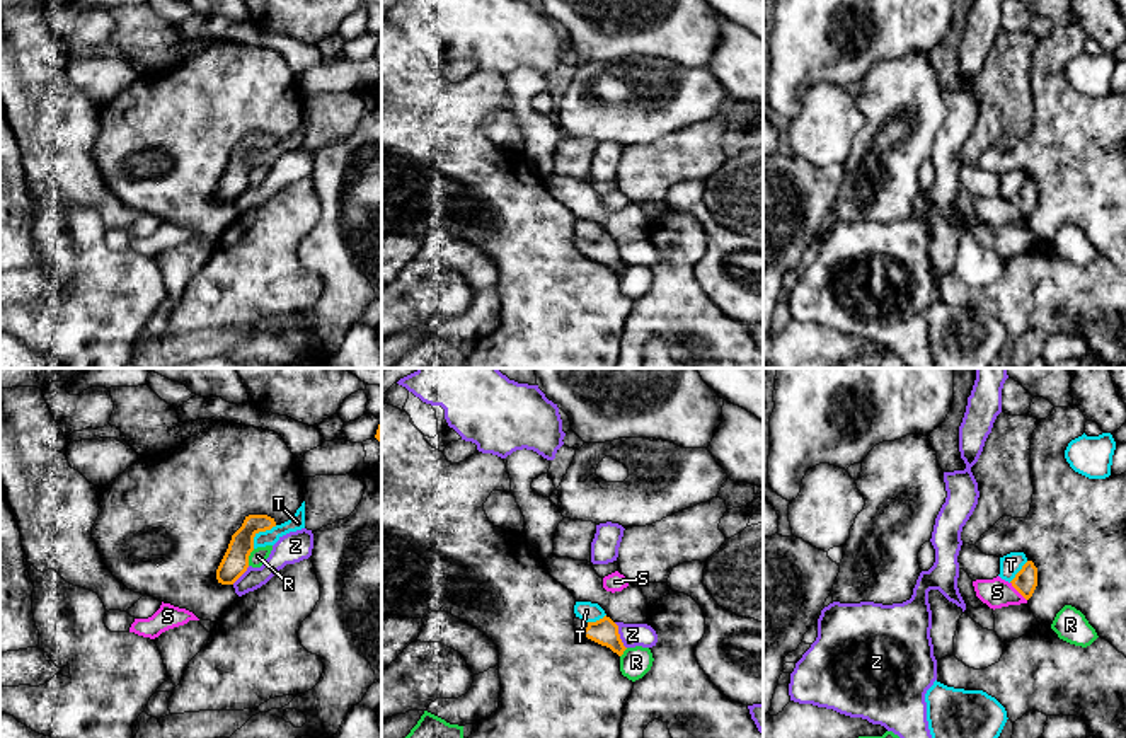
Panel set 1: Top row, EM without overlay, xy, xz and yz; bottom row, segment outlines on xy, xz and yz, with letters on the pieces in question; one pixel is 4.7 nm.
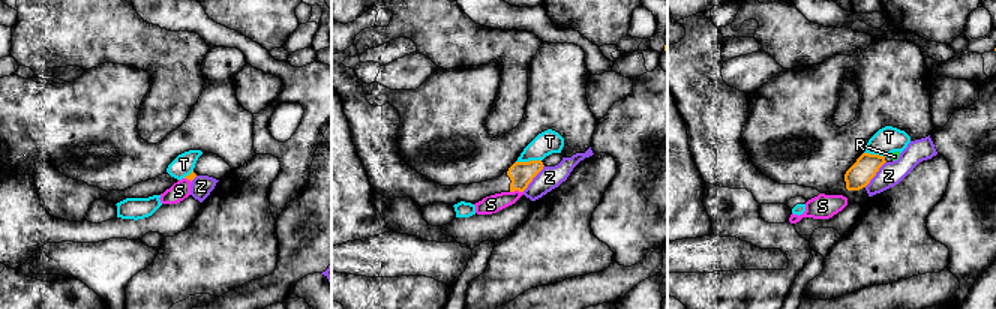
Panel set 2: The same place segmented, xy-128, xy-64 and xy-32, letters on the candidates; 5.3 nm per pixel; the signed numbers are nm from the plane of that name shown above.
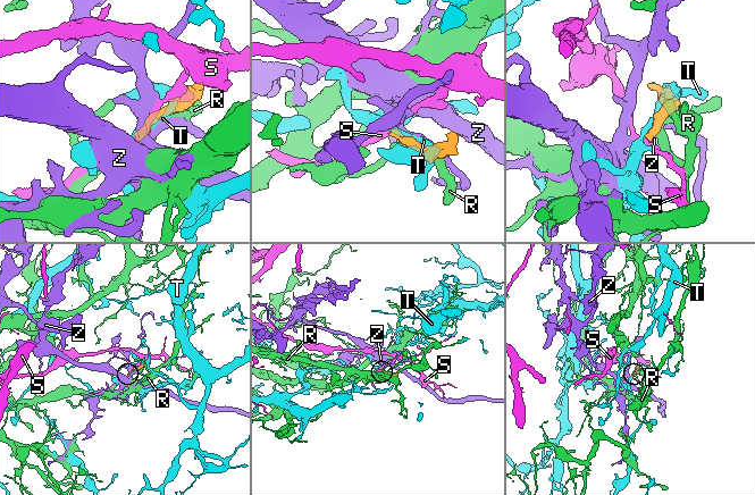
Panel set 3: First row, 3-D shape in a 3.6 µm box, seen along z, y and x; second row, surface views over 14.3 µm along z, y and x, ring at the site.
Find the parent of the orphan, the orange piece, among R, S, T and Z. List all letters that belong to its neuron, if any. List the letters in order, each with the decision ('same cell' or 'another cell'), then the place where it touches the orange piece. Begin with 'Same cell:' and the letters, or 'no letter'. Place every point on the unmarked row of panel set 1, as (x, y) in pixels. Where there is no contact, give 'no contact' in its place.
Same cell: no letter
R: another cell; meets orange in xy at (247, 176)
S: another cell; meets orange in yz at (1017, 208)
T: another cell; meets orange in xy at (259, 149)
Z: another cell; meets orange in xz at (619, 254)

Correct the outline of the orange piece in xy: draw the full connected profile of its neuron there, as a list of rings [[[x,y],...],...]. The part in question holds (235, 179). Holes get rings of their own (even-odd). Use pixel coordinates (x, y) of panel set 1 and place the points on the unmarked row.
[[[249,133],[242,145],[232,153],[228,167],[216,187],[216,198],[221,203],[233,203],[249,186],[249,174],[254,169],[254,155],[276,145],[274,136],[267,133]]]

